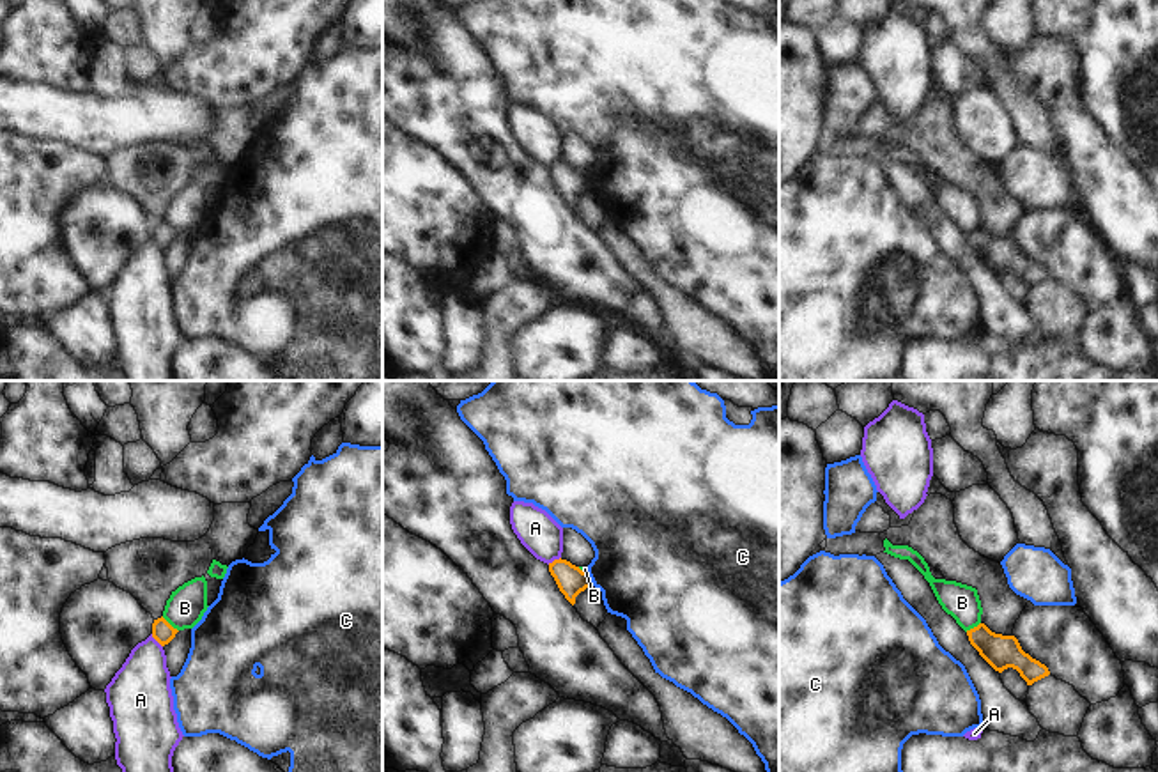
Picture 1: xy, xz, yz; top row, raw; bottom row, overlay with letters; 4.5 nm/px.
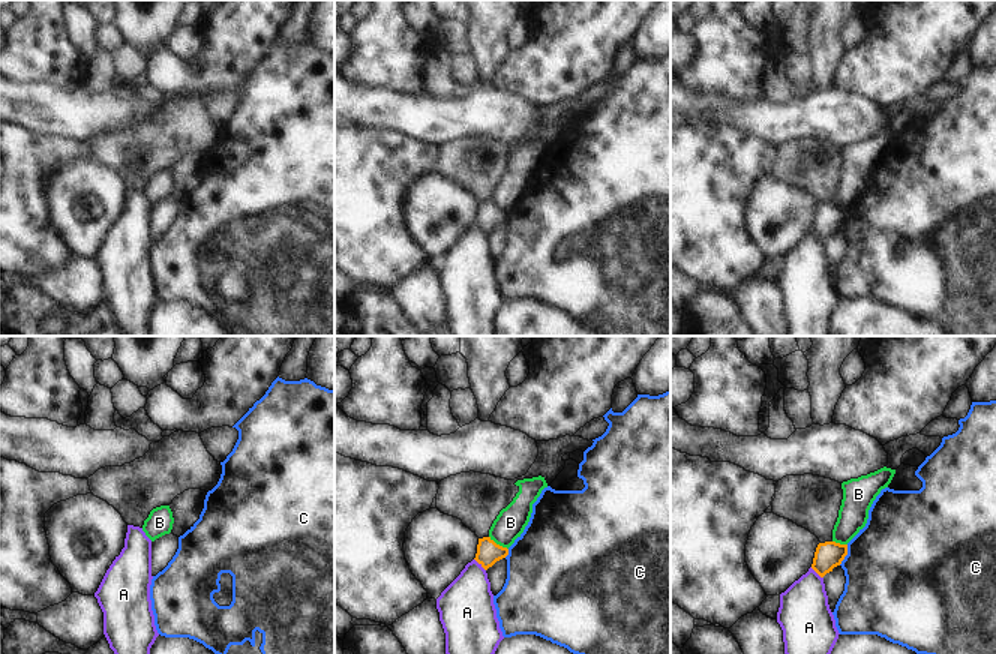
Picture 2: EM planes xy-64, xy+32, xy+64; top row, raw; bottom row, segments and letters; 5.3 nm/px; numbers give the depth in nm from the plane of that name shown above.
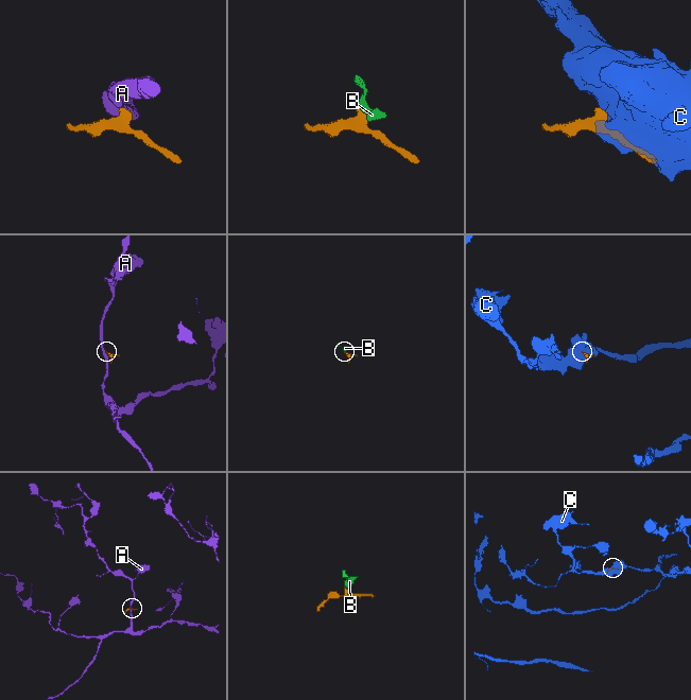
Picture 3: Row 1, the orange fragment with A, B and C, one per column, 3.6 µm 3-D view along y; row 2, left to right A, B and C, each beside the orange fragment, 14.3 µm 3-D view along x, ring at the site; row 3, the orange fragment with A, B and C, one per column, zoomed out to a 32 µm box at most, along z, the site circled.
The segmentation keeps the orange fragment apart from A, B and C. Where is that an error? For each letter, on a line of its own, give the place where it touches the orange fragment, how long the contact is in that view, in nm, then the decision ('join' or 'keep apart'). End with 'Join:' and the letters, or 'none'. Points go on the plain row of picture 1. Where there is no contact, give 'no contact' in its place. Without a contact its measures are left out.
A: xy (156, 243) | 80 nm | keep apart
B: xy (169, 227) | 100 nm | keep apart
C: xz (590, 183) | 70 nm | keep apart
Join: none

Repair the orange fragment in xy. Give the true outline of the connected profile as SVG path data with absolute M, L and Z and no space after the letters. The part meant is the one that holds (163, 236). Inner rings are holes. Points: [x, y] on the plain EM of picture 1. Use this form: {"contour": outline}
{"contour": "M163 220L152 227L152 241L161 248L168 248L179 234L174 232Z"}

